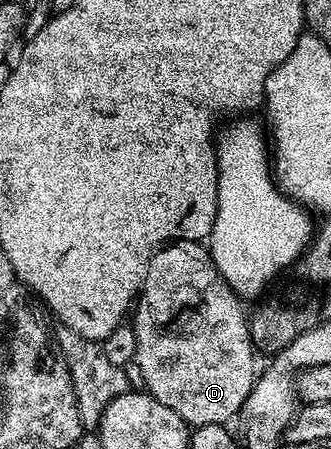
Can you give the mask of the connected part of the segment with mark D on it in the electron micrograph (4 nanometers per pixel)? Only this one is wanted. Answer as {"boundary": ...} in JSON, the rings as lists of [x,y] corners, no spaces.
{"boundary":[[[194,240],[168,242],[149,262],[143,288],[133,308],[136,336],[133,364],[139,367],[142,387],[157,398],[161,406],[169,406],[169,410],[176,412],[188,426],[226,425],[230,416],[231,419],[238,417],[245,398],[255,385],[257,349],[251,343],[251,325],[245,308],[243,312],[243,304],[241,297],[225,282],[211,261],[210,251],[202,243]]]}

